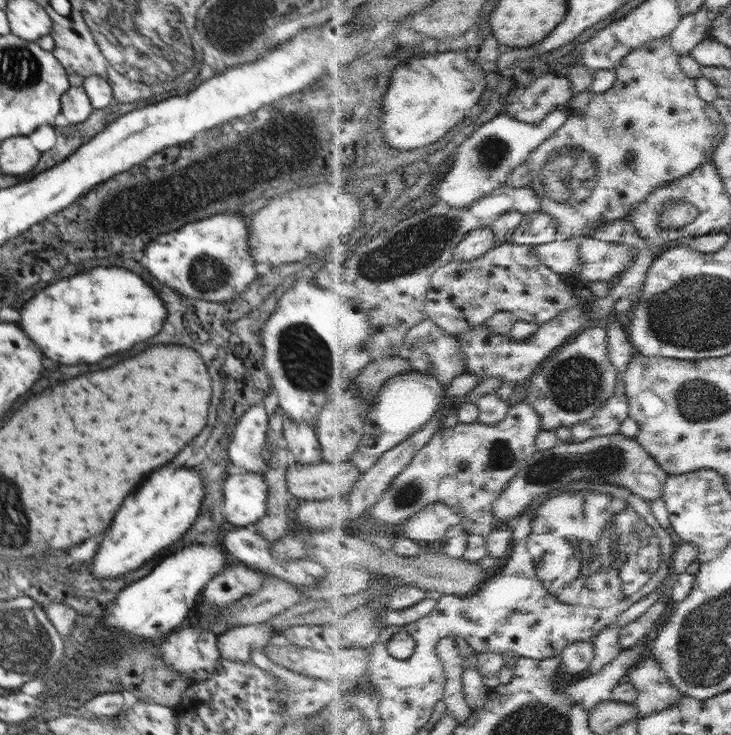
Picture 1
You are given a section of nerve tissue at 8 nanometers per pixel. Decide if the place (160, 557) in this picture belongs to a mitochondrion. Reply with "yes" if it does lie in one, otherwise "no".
no

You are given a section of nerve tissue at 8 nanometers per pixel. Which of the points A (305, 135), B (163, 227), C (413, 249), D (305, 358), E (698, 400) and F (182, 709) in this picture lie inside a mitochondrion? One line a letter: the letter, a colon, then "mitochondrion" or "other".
A: mitochondrion
B: other
C: mitochondrion
D: mitochondrion
E: mitochondrion
F: other

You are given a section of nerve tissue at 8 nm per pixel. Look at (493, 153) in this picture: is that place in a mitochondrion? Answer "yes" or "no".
yes

